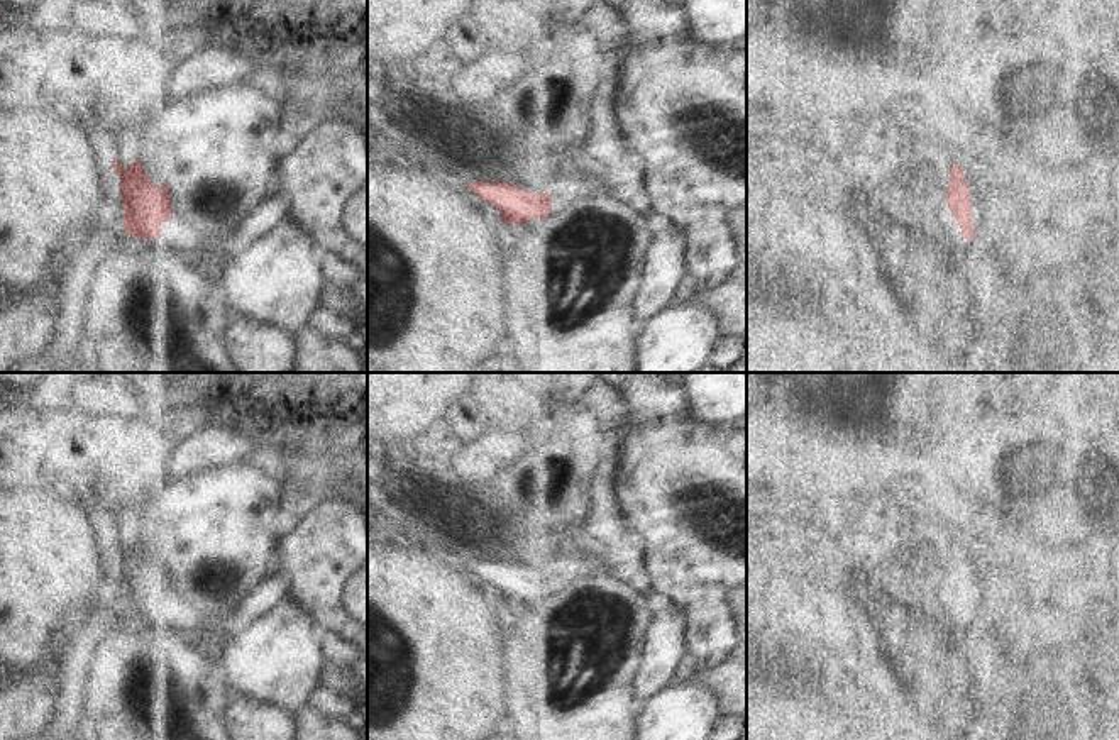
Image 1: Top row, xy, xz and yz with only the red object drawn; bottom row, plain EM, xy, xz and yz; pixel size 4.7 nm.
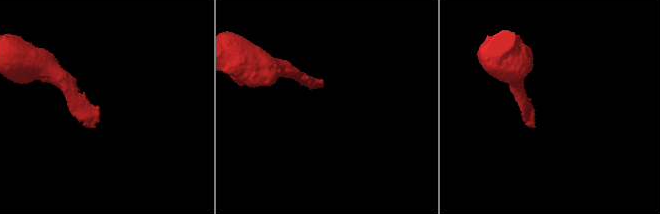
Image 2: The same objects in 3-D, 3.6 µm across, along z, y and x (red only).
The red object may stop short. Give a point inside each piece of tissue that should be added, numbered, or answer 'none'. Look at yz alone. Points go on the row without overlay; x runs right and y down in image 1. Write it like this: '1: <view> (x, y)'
1: yz (945, 598)

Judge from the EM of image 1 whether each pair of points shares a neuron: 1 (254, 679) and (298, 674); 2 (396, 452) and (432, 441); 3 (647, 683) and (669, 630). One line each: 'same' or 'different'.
1: same
2: same
3: same

